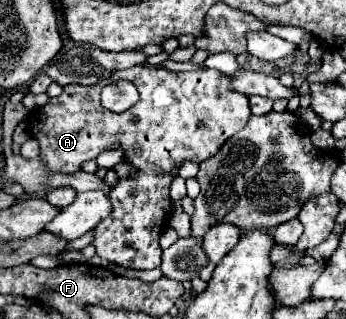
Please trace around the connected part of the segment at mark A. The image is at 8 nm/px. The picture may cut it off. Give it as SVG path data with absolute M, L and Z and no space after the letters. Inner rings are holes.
M141 64L141 66L115 72L111 78L95 86L69 84L63 88L61 96L51 98L45 106L29 114L27 124L31 128L31 136L39 142L39 148L41 148L39 158L47 172L65 172L65 174L77 172L81 170L83 162L97 158L101 150L113 148L113 146L123 148L127 162L131 162L139 170L137 176L119 180L109 194L113 202L113 212L111 216L107 216L107 220L103 220L103 224L99 224L99 228L93 228L95 232L93 246L97 248L97 256L105 258L111 264L125 266L125 268L139 268L139 270L151 270L161 264L159 236L171 216L169 186L171 186L173 176L177 176L177 166L183 160L203 162L207 156L213 156L227 138L237 134L247 124L251 116L247 94L235 92L229 86L231 86L231 76L219 70L205 68L205 70L191 70L191 72L171 72L163 66ZM119 78L133 82L141 98L129 110L115 114L101 106L99 92L101 92L101 86L105 86L107 82L115 82Z

